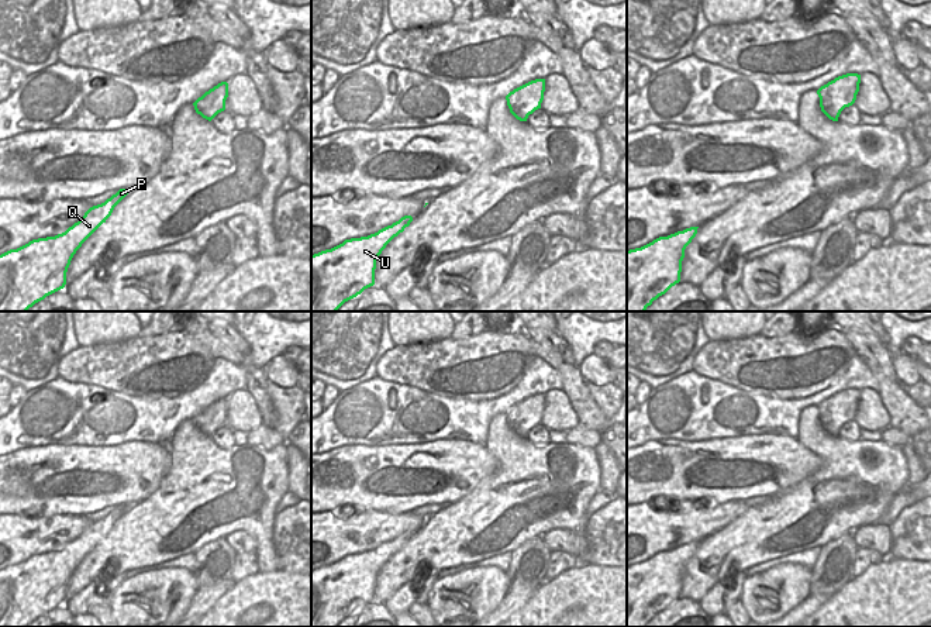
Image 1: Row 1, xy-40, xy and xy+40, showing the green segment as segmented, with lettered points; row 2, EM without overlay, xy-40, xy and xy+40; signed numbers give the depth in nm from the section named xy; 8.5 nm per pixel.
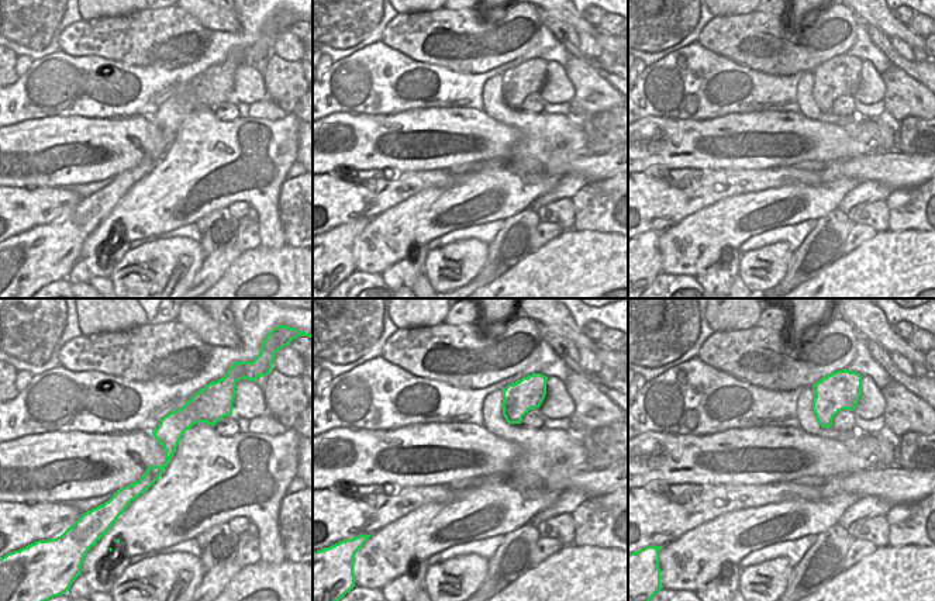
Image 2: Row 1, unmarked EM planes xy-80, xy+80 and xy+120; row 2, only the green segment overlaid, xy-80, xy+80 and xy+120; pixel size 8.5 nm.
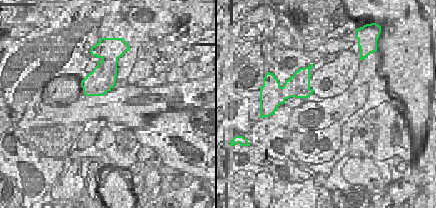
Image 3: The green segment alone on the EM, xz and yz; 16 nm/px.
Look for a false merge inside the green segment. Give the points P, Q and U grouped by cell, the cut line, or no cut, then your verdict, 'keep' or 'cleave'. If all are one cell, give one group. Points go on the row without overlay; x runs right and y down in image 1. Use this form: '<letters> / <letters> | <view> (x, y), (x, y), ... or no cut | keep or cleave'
P Q U | no cut | keep

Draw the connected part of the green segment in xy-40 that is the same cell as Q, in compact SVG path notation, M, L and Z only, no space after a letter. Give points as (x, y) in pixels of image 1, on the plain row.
M120 504L104 519L55 552L32 555L0 571L0 627L27 627L66 600L70 576L82 559L111 531L131 504Z

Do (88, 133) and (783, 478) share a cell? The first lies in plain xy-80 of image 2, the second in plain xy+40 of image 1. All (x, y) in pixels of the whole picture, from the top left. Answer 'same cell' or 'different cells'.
same cell

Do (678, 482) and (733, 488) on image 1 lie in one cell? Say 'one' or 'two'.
one

